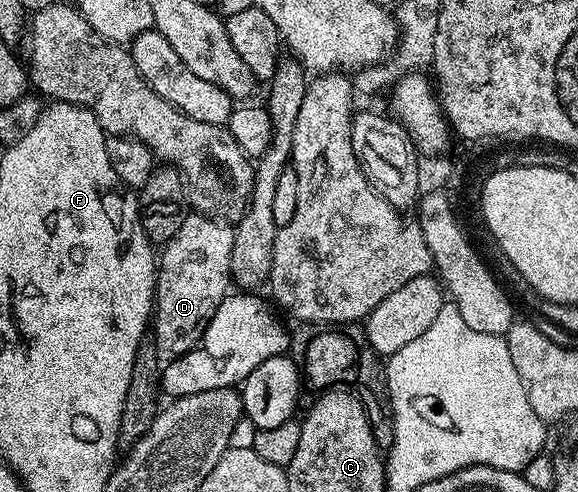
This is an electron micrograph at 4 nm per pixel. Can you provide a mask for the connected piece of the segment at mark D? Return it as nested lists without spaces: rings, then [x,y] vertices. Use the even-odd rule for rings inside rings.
[[[189,214],[182,226],[178,226],[178,234],[174,234],[174,238],[170,238],[168,243],[163,245],[158,256],[154,301],[154,343],[157,352],[168,358],[179,358],[200,343],[206,326],[212,321],[214,314],[220,311],[224,297],[229,295],[233,246],[234,228],[231,223],[199,214]]]

